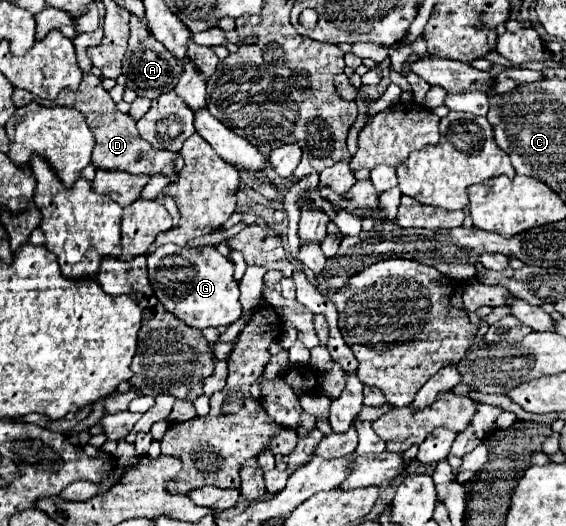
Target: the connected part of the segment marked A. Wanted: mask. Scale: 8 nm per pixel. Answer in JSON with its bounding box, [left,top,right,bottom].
[124,16,182,100]

